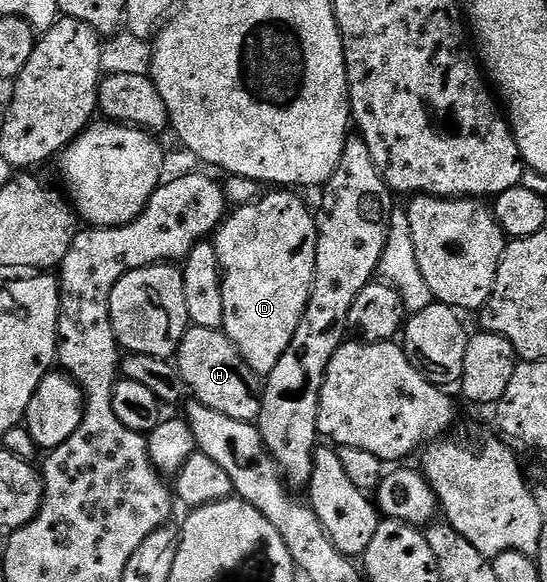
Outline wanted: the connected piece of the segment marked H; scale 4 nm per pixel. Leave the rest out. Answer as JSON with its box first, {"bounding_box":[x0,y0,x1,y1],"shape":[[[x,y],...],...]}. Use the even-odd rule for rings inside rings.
{"bounding_box":[177,326,263,422],"shape":[[[200,326],[188,328],[179,345],[177,365],[194,401],[213,408],[213,412],[233,416],[233,420],[255,422],[258,419],[263,403],[260,375],[247,367],[241,352],[237,352],[222,330]]]}

